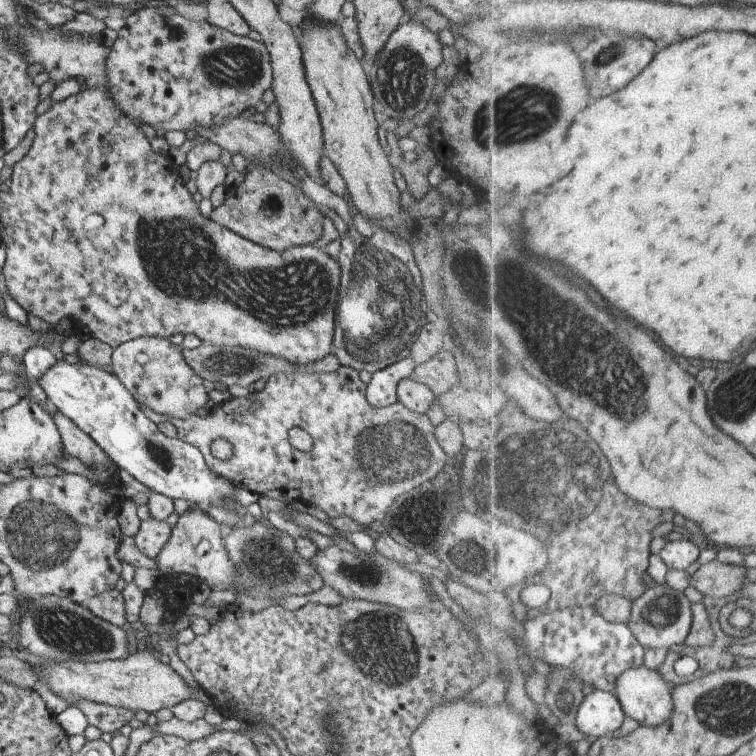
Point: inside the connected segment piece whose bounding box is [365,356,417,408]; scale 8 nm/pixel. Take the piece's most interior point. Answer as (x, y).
(380, 392)

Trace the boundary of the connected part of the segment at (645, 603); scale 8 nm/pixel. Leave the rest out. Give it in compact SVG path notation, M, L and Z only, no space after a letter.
M665 583L647 589L633 603L632 617L628 624L639 642L646 648L666 648L683 645L694 622L692 600L685 591L675 590Z

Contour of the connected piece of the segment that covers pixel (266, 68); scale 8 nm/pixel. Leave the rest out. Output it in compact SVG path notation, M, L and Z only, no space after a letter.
M169 5L149 6L141 8L129 15L125 20L124 26L118 30L118 37L109 46L109 50L104 60L104 73L106 76L106 90L108 97L113 101L113 104L118 108L120 113L123 113L137 128L140 124L152 126L158 134L164 134L167 130L191 130L195 128L218 127L223 125L228 119L237 117L247 108L255 106L263 92L270 87L272 82L272 68L270 58L268 57L267 49L263 43L249 39L247 36L239 36L232 32L217 28L207 21L190 21L180 16L173 7Z

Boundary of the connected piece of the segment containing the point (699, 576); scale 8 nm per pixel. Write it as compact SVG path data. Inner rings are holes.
M714 559L701 565L689 581L707 597L727 598L745 586L747 573L743 565L724 564Z

